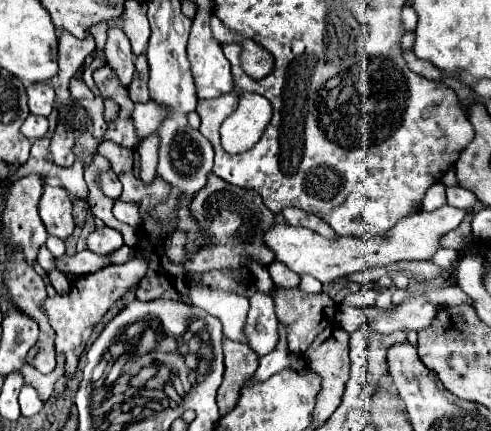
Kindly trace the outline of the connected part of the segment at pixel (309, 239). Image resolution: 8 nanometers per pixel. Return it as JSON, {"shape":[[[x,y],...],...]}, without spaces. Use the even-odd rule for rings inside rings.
{"shape":[[[441,206],[433,212],[417,212],[413,216],[407,216],[399,220],[389,232],[387,238],[373,238],[373,240],[361,240],[361,238],[339,238],[335,242],[327,242],[327,238],[319,238],[319,234],[311,234],[311,230],[293,228],[281,222],[275,222],[263,238],[263,244],[275,254],[277,262],[283,262],[287,268],[291,268],[297,274],[311,274],[323,284],[347,276],[359,270],[375,268],[375,266],[387,266],[399,260],[429,260],[433,254],[441,248],[439,240],[447,232],[455,230],[467,212],[455,210],[451,206]]]}

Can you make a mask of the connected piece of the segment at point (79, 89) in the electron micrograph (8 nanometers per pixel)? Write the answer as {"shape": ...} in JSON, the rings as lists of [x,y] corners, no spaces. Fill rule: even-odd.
{"shape":[[[75,78],[69,82],[69,92],[71,92],[71,100],[79,102],[81,98],[89,98],[89,88],[85,82],[77,82]]]}

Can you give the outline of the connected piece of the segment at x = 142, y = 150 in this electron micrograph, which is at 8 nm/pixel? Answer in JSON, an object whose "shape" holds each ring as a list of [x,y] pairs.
{"shape":[[[151,134],[139,148],[139,156],[141,156],[141,180],[145,180],[147,184],[153,182],[155,178],[155,168],[157,168],[157,134]]]}

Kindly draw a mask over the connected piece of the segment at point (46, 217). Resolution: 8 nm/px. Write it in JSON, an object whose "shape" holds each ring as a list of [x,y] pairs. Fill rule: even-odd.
{"shape":[[[45,186],[39,202],[39,214],[51,236],[65,240],[73,234],[75,230],[73,204],[71,204],[71,198],[67,198],[65,188]]]}

